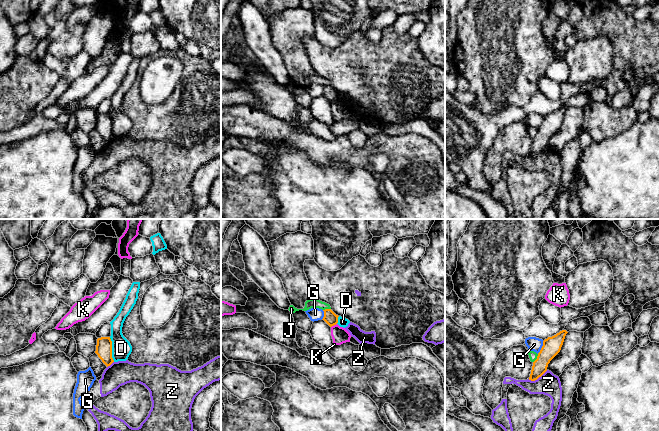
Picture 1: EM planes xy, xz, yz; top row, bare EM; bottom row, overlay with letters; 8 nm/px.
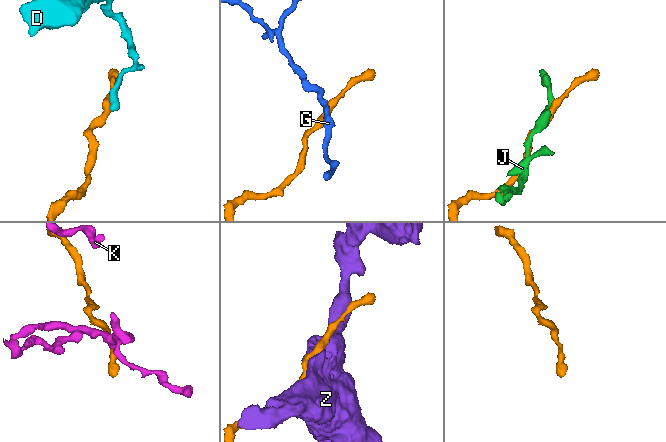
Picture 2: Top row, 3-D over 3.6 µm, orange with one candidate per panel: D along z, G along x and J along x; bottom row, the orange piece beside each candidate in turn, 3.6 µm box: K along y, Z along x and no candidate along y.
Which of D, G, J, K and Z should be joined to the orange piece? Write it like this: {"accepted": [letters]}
{"accepted": []}

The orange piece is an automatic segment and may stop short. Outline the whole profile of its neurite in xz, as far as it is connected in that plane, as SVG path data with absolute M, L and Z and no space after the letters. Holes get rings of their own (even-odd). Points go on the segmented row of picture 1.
M325 309L324 311L324 317L322 320L324 320L330 327L336 325L338 323L338 315L336 315L331 309Z

